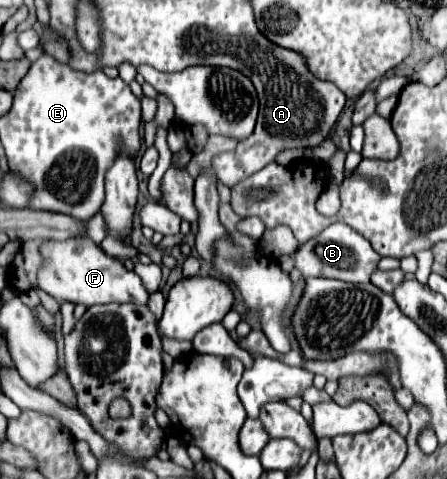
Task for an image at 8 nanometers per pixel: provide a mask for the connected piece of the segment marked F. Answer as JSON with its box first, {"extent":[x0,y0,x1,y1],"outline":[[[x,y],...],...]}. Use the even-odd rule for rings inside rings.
{"extent":[38,237,148,305],"outline":[[[78,237],[78,241],[54,241],[48,239],[42,245],[46,253],[46,269],[38,273],[38,285],[42,291],[58,301],[68,301],[74,305],[100,305],[100,303],[146,303],[148,293],[134,271],[128,271],[122,261],[106,255],[100,245],[90,237]]]}

